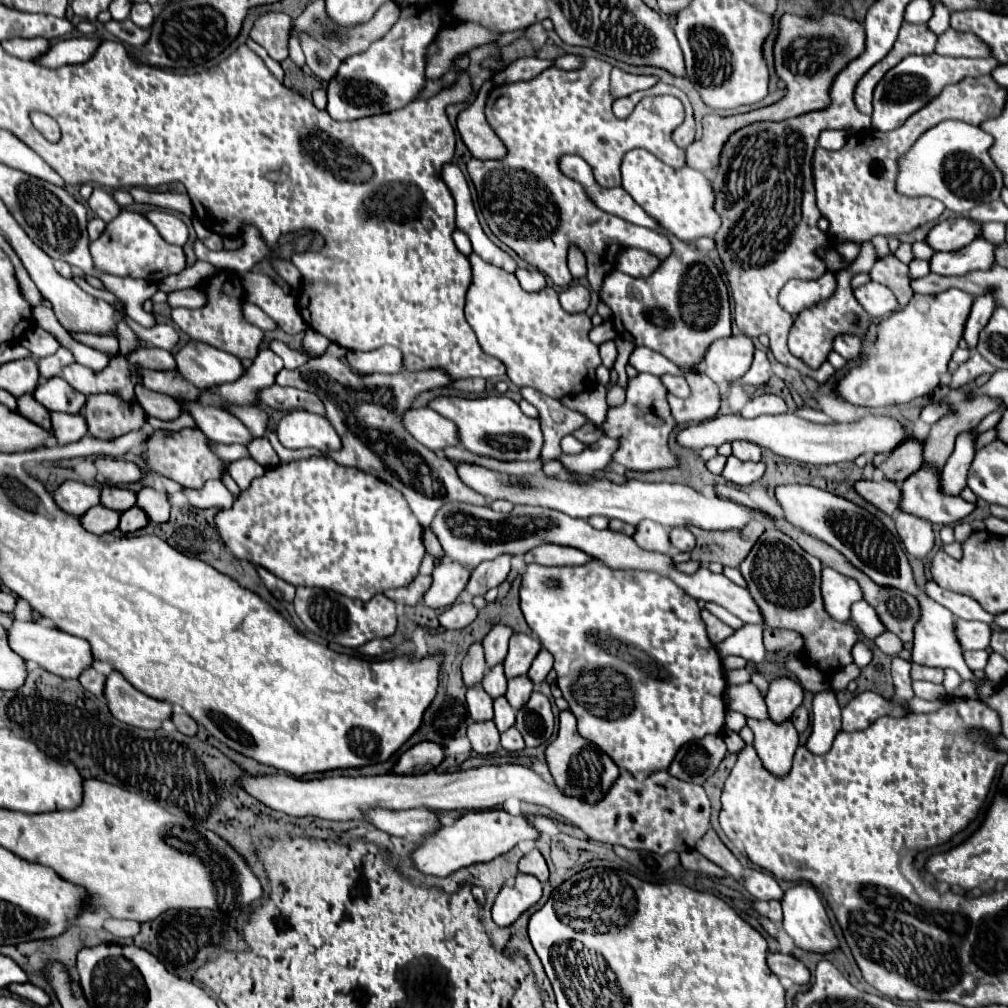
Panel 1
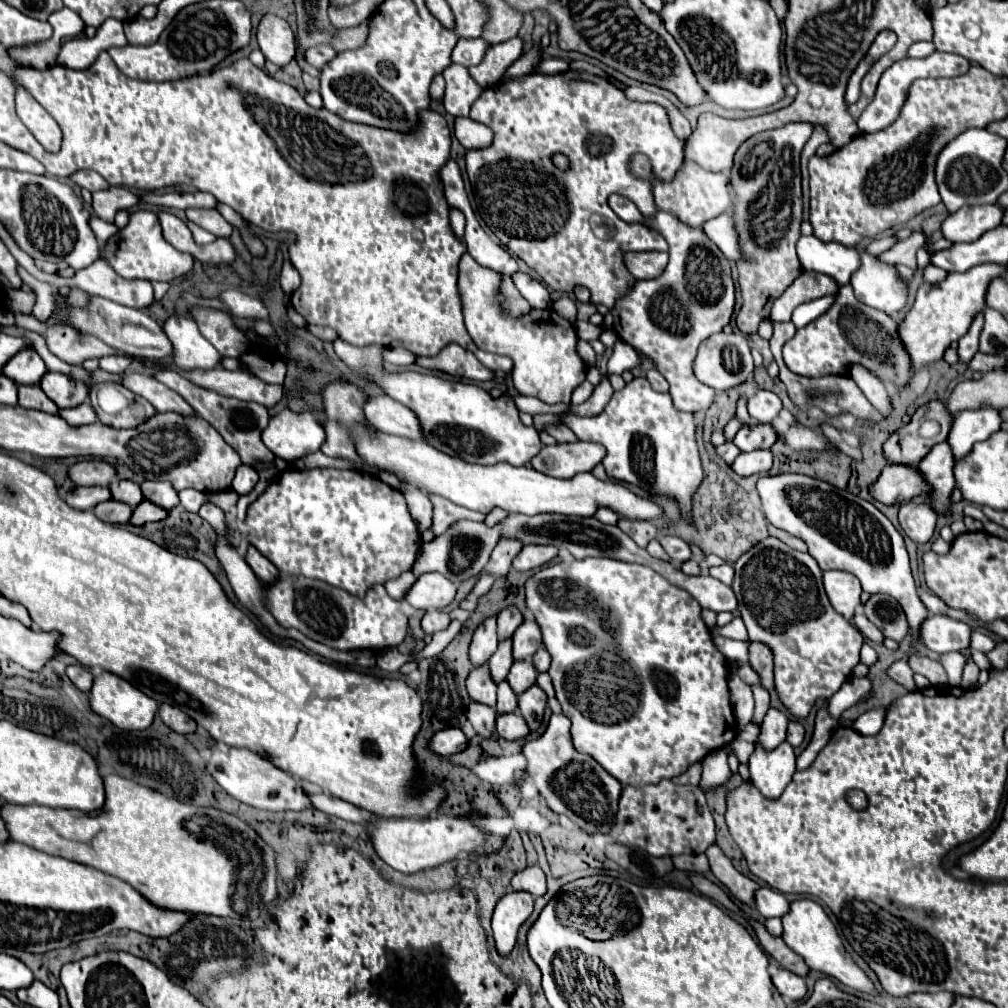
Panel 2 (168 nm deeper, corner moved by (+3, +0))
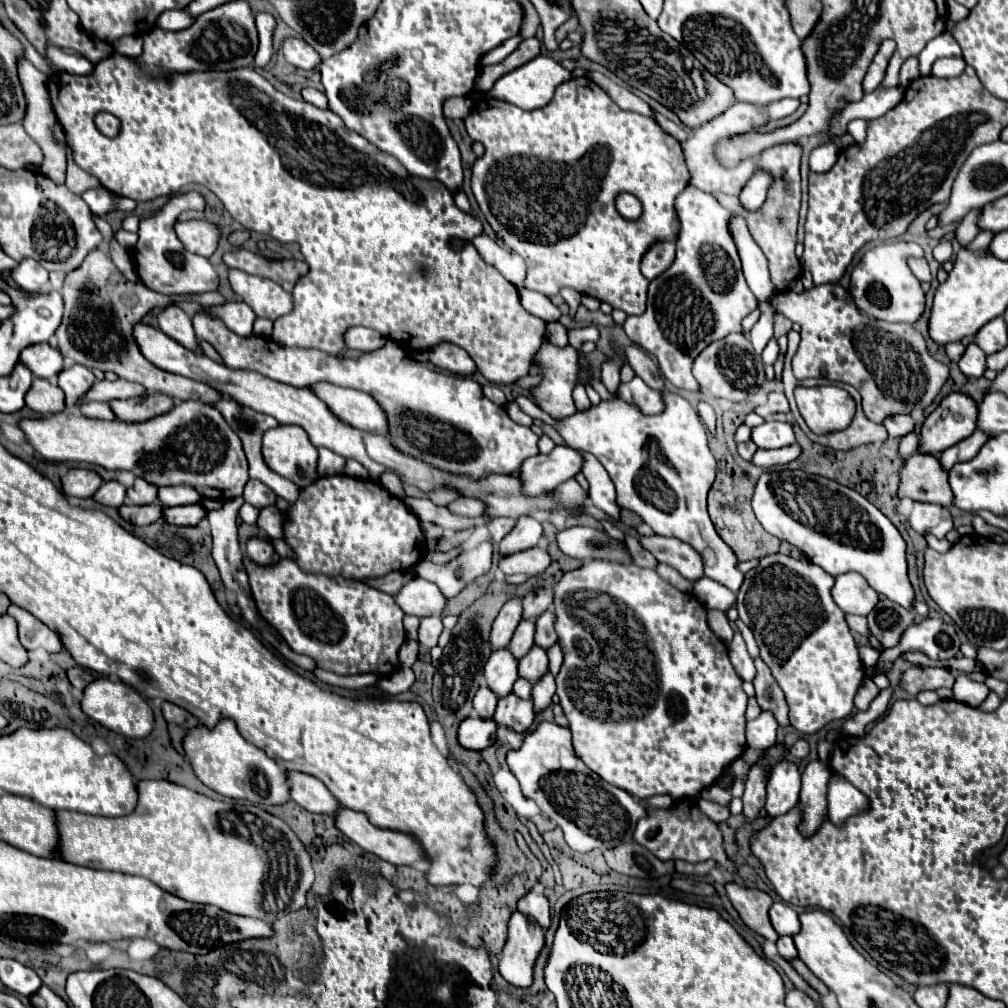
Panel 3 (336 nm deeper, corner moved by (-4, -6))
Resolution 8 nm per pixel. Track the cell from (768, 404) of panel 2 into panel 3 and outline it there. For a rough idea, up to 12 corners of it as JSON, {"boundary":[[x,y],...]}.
{"boundary":[[769,393],[765,405],[755,409],[763,419],[775,413],[789,413],[783,393]]}

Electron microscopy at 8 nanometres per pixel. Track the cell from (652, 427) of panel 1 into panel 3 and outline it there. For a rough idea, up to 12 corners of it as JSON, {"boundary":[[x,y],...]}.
{"boundary":[[663,391],[645,415],[621,397],[565,419],[515,401],[599,459],[619,507],[703,557],[733,593],[715,533],[715,459],[697,411]]}

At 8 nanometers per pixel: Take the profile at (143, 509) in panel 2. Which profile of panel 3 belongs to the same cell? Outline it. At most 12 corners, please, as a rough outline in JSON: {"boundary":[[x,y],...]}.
{"boundary":[[199,505],[163,509],[171,525],[197,525],[205,517]]}

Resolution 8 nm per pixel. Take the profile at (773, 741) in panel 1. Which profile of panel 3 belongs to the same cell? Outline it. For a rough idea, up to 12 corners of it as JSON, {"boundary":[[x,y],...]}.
{"boundary":[[783,759],[767,781],[767,813],[787,813],[799,803],[801,779]]}

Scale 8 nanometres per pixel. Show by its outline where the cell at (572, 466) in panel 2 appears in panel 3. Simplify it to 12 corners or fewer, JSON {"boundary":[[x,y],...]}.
{"boundary":[[567,445],[523,461],[527,493],[573,479],[583,455]]}

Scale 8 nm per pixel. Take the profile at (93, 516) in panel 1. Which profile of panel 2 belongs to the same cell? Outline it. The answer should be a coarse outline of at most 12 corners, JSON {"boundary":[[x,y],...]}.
{"boundary":[[116,499],[98,503],[96,517],[106,523],[126,525],[132,507]]}

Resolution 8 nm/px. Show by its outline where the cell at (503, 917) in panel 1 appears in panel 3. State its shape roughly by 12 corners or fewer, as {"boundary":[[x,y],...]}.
{"boundary":[[515,911],[499,973],[529,987],[543,929]]}

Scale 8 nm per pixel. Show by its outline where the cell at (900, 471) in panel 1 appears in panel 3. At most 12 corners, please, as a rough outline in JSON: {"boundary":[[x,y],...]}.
{"boundary":[[947,395],[921,425],[919,453],[939,455],[975,431],[977,405]]}

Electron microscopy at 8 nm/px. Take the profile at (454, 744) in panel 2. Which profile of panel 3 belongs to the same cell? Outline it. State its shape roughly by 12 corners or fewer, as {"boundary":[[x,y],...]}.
{"boundary":[[469,717],[459,725],[463,749],[483,751],[495,743],[495,721]]}

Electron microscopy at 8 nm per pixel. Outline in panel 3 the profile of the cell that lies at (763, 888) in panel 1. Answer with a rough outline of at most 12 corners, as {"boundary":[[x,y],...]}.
{"boundary":[[773,903],[771,925],[779,935],[799,933],[797,911]]}

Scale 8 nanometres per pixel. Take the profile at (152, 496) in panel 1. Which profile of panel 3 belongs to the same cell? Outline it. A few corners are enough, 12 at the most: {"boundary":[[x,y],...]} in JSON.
{"boundary":[[189,485],[159,489],[165,507],[197,503],[199,493]]}

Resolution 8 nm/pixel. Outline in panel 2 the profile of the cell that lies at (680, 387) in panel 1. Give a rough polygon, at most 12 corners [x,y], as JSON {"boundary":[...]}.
{"boundary":[[656,369],[646,371],[646,379],[656,391],[668,391],[668,381]]}

